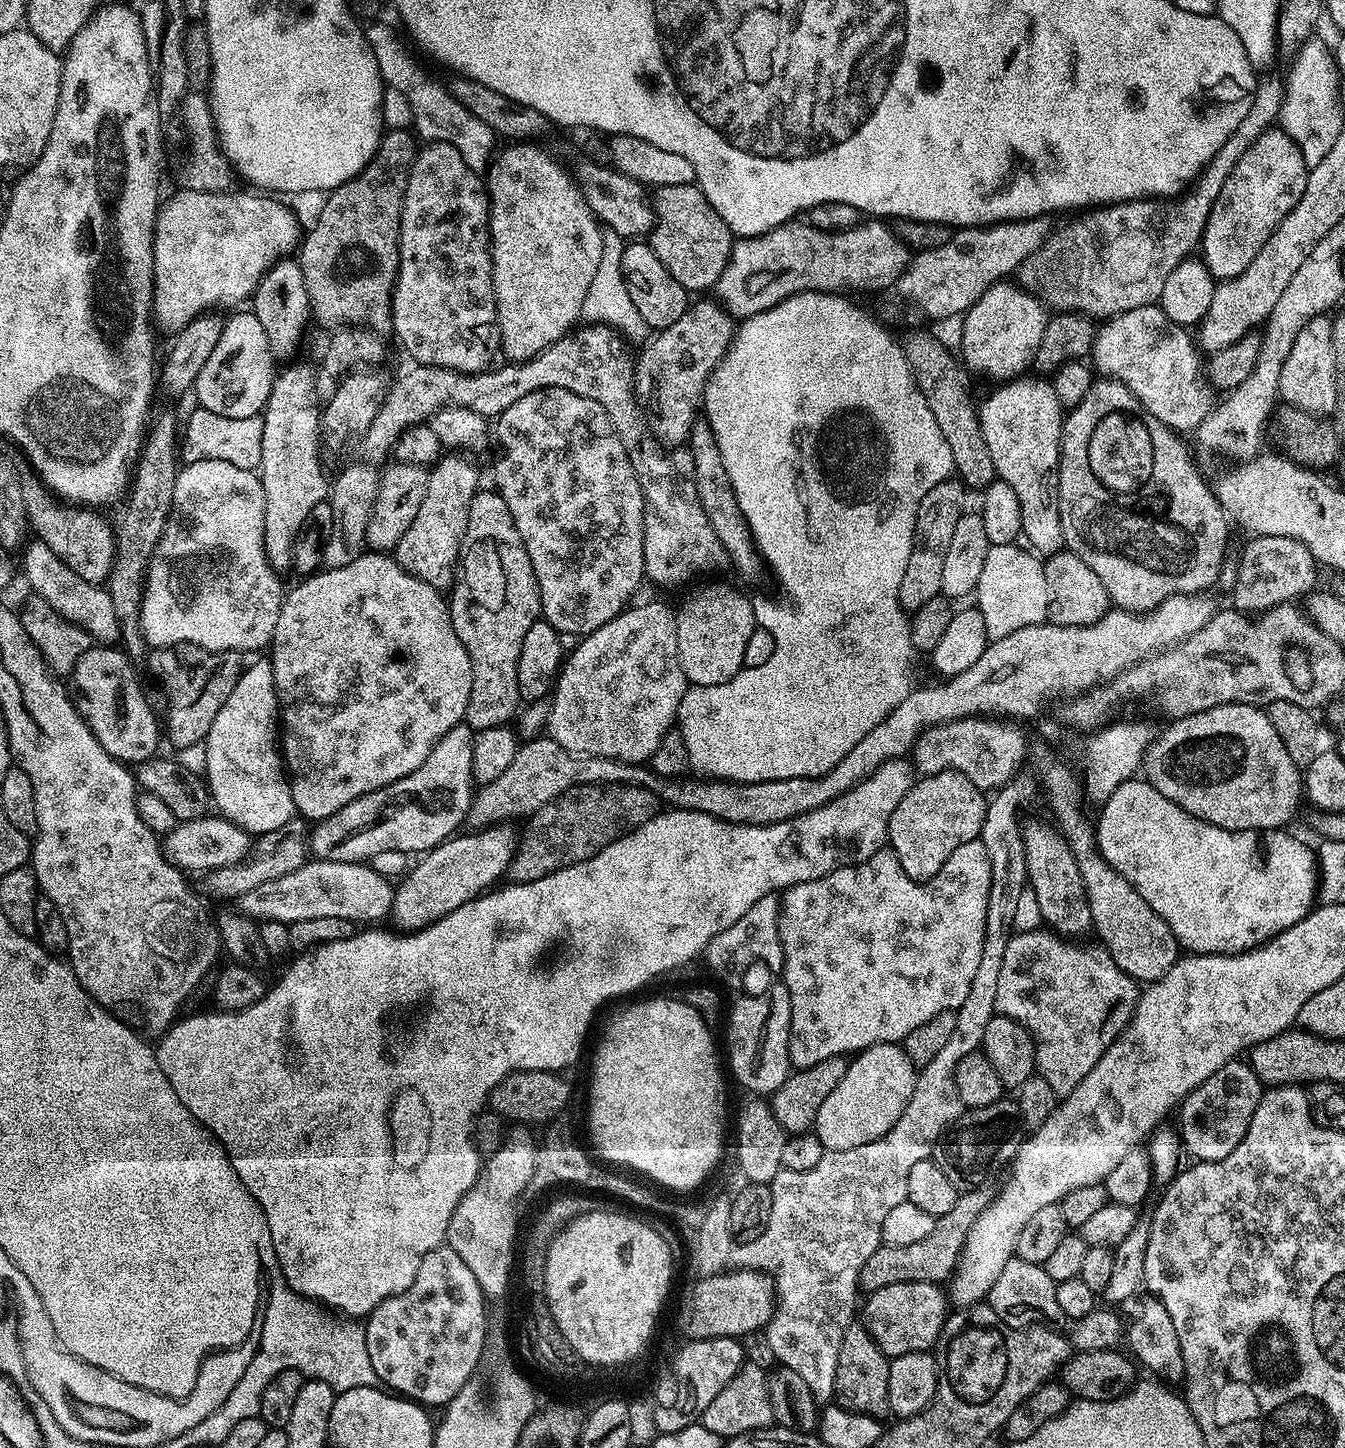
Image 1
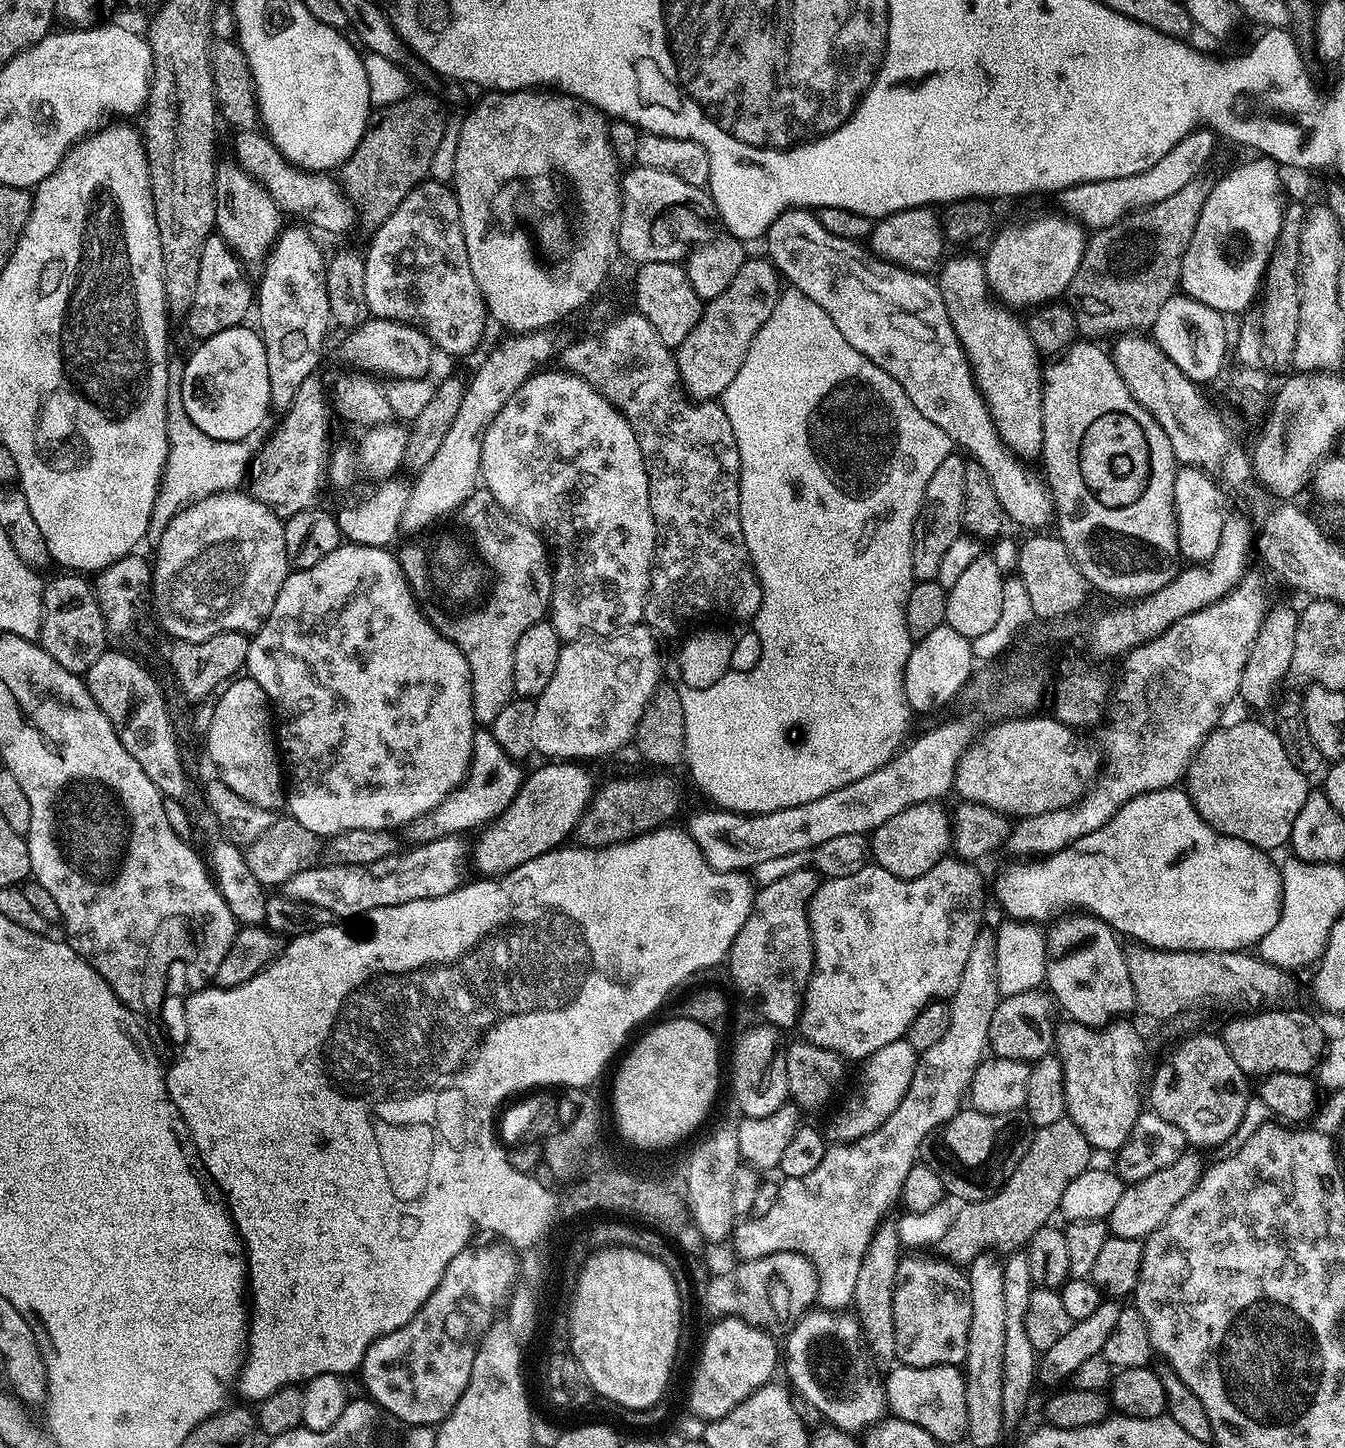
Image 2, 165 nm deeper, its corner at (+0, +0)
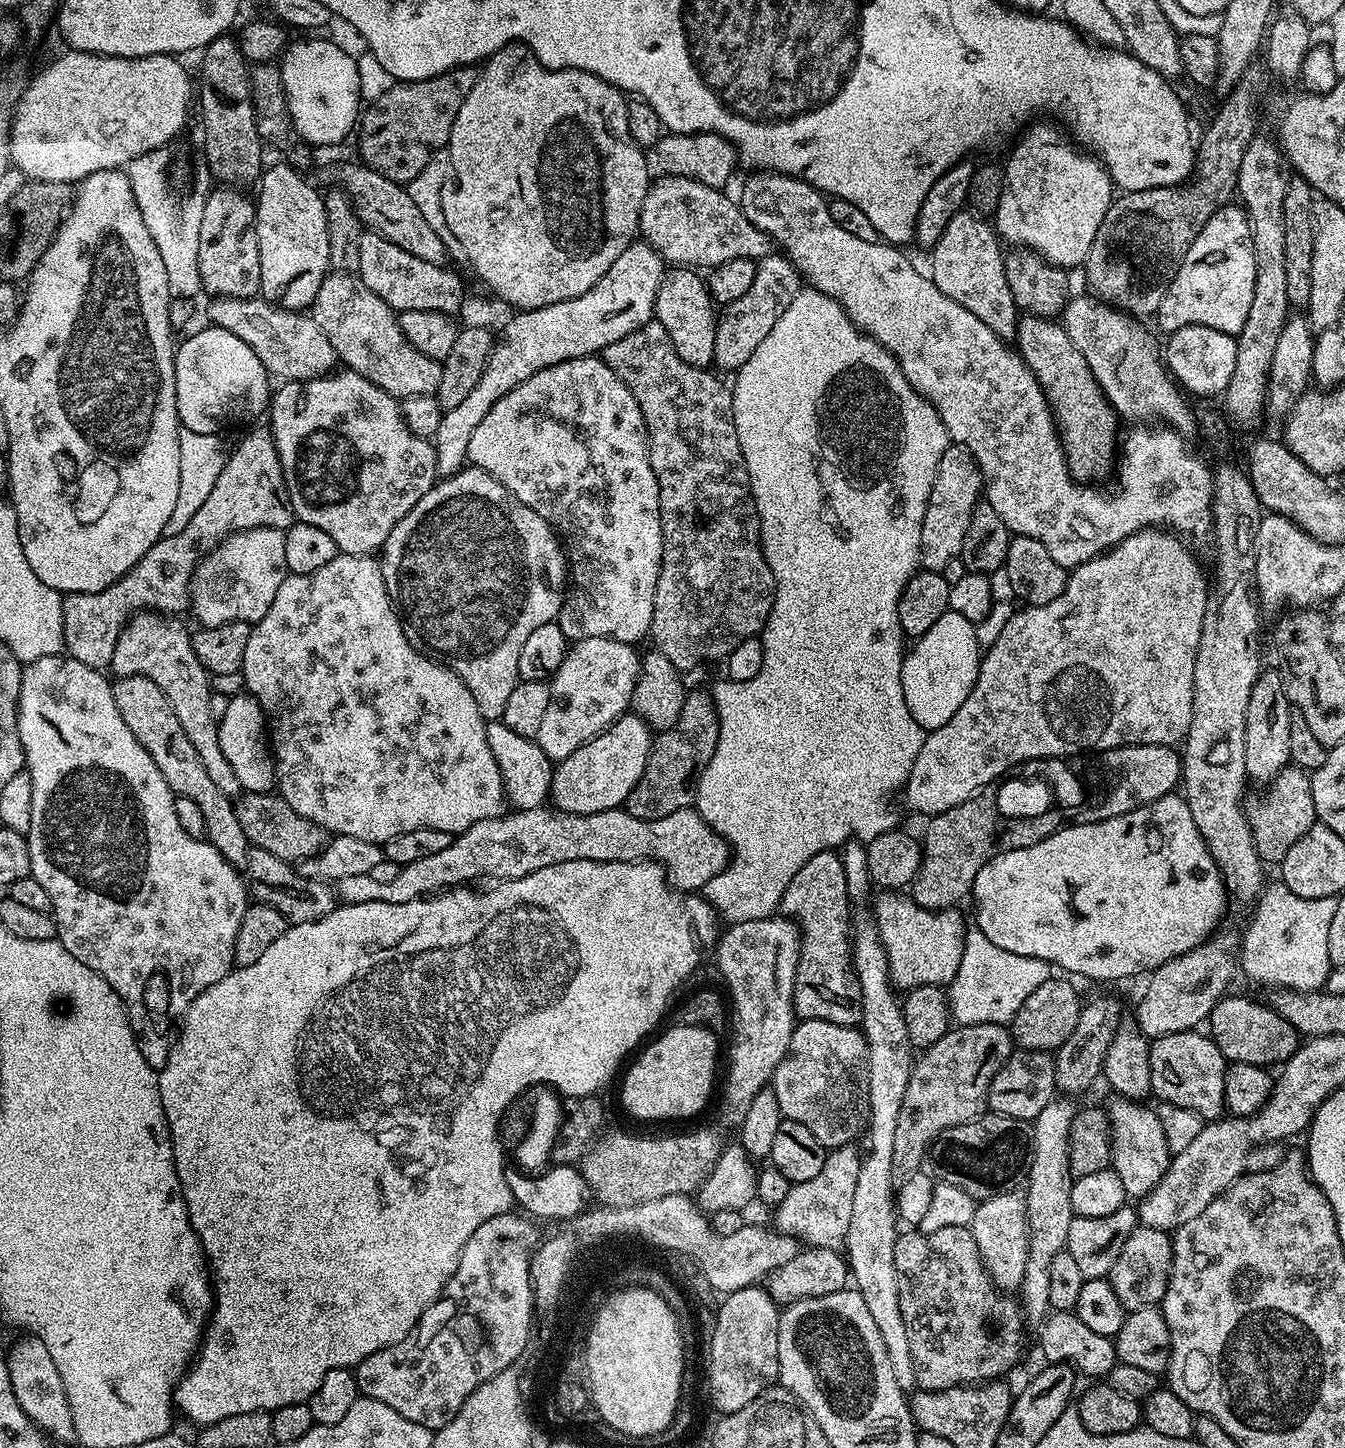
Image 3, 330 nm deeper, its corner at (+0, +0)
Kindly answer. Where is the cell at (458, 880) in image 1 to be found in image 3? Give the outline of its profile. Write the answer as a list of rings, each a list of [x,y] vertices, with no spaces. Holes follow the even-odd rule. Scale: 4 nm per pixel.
[[[625,714],[616,719],[602,734],[578,746],[570,758],[559,761],[552,769],[550,800],[559,811],[570,814],[598,814],[621,807],[630,790],[638,786],[642,770],[646,770],[652,752],[654,732],[647,721],[637,714]]]

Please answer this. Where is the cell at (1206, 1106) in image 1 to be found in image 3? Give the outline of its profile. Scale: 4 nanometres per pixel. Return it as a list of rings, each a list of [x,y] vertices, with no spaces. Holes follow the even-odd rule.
[[[1200,1030],[1157,1036],[1150,1044],[1150,1082],[1155,1099],[1194,1110],[1194,1114],[1198,1114],[1205,1122],[1219,1120],[1225,1115],[1228,1065],[1229,1061],[1224,1059],[1222,1050],[1218,1050],[1211,1035]]]

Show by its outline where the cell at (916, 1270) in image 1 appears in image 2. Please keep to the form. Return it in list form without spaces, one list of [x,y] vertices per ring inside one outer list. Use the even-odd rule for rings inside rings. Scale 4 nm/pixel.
[[[1065,1118],[1036,1128],[1018,1170],[990,1198],[965,1203],[950,1230],[935,1244],[935,1251],[950,1264],[968,1266],[985,1254],[1011,1254],[1023,1249],[1028,1239],[1059,1213],[1066,1186],[1088,1169],[1092,1156],[1094,1149],[1086,1142],[1086,1134],[1072,1120]]]

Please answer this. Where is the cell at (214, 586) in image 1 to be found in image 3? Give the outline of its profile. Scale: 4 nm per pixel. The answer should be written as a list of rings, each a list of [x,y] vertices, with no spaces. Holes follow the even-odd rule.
[[[251,528],[233,532],[197,564],[190,589],[191,615],[196,615],[197,625],[206,628],[222,626],[226,622],[246,622],[253,625],[263,618],[266,610],[270,610],[270,602],[274,602],[274,594],[278,594],[278,586],[282,586],[287,575],[289,570],[286,566],[286,542],[281,529]]]

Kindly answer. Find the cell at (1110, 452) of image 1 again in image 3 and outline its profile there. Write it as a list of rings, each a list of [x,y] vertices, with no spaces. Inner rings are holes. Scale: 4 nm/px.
[[[1021,315],[1016,321],[1014,347],[1034,374],[1052,407],[1072,479],[1088,482],[1093,479],[1091,476],[1111,473],[1118,452],[1118,415],[1091,373],[1082,350],[1075,348],[1063,324],[1047,316]]]

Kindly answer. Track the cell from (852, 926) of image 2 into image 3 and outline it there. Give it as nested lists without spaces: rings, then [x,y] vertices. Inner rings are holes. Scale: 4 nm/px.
[[[892,890],[881,891],[879,895],[874,919],[877,928],[880,929],[880,940],[888,955],[888,969],[892,975],[893,985],[897,989],[907,990],[927,984],[951,984],[958,974],[958,966],[962,966],[966,931],[963,918],[956,913],[957,909],[923,908],[907,895],[897,894]]]

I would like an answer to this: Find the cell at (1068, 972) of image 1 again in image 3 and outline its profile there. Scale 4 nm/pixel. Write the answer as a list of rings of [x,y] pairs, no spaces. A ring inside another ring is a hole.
[[[1116,1098],[1112,1105],[1107,1105],[1108,1126],[1112,1129],[1112,1171],[1118,1174],[1118,1178],[1122,1178],[1122,1186],[1124,1187],[1125,1197],[1143,1198],[1148,1195],[1150,1190],[1154,1190],[1154,1186],[1158,1186],[1158,1182],[1166,1174],[1168,1165],[1172,1163],[1173,1152],[1169,1150],[1166,1142],[1166,1134],[1162,1131],[1162,1122],[1158,1122],[1158,1114],[1155,1107],[1149,1106],[1144,1102],[1134,1100],[1126,1100]]]

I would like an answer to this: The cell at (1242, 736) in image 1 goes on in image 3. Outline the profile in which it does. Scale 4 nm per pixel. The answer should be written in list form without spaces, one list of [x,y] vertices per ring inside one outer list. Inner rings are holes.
[[[1289,766],[1282,769],[1263,792],[1264,797],[1253,808],[1251,805],[1246,815],[1260,859],[1265,865],[1276,866],[1282,858],[1286,858],[1290,846],[1294,846],[1294,842],[1298,842],[1298,838],[1302,838],[1302,834],[1306,834],[1317,823],[1312,778],[1305,769]]]

